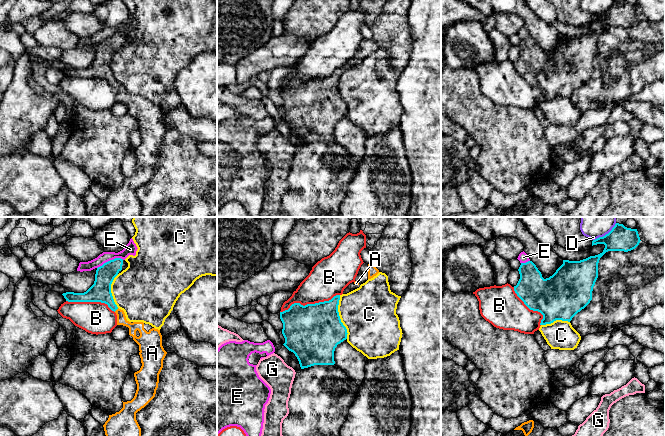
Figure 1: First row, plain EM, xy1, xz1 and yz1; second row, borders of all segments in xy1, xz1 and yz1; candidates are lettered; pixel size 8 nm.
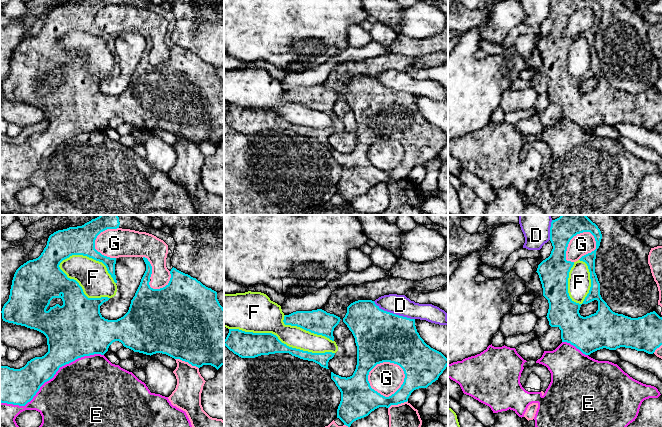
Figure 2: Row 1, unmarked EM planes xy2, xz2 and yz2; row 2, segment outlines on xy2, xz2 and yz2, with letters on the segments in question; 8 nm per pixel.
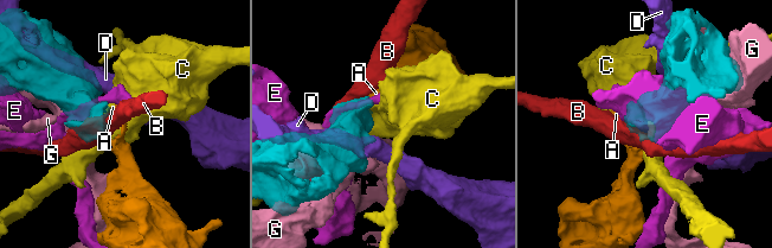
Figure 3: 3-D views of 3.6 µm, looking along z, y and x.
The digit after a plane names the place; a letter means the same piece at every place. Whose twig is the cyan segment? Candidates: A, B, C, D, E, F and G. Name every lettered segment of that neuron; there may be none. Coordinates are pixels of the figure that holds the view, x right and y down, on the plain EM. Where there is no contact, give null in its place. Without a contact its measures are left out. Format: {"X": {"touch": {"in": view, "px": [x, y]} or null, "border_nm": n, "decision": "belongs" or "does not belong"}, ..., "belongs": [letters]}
{"A": {"touch": {"in": "xy1", "px": [116, 85]}, "border_nm": 50, "decision": "belongs"}, "B": {"touch": {"in": "xz1", "px": [309, 80]}, "border_nm": 500, "decision": "does not belong"}, "C": {"touch": {"in": "xz1", "px": [339, 93]}, "border_nm": 360, "decision": "does not belong"}, "D": {"touch": {"in": "xz2", "px": [394, 90]}, "border_nm": 360, "decision": "does not belong"}, "E": {"touch": {"in": "xy2", "px": [51, 154]}, "border_nm": 900, "decision": "does not belong"}, "F": {"touch": {"in": "xy2", "px": [82, 65]}, "border_nm": 500, "decision": "does not belong"}, "G": {"touch": {"in": "xz2", "px": [384, 137]}, "border_nm": 320, "decision": "does not belong"}, "belongs": ["A"]}

